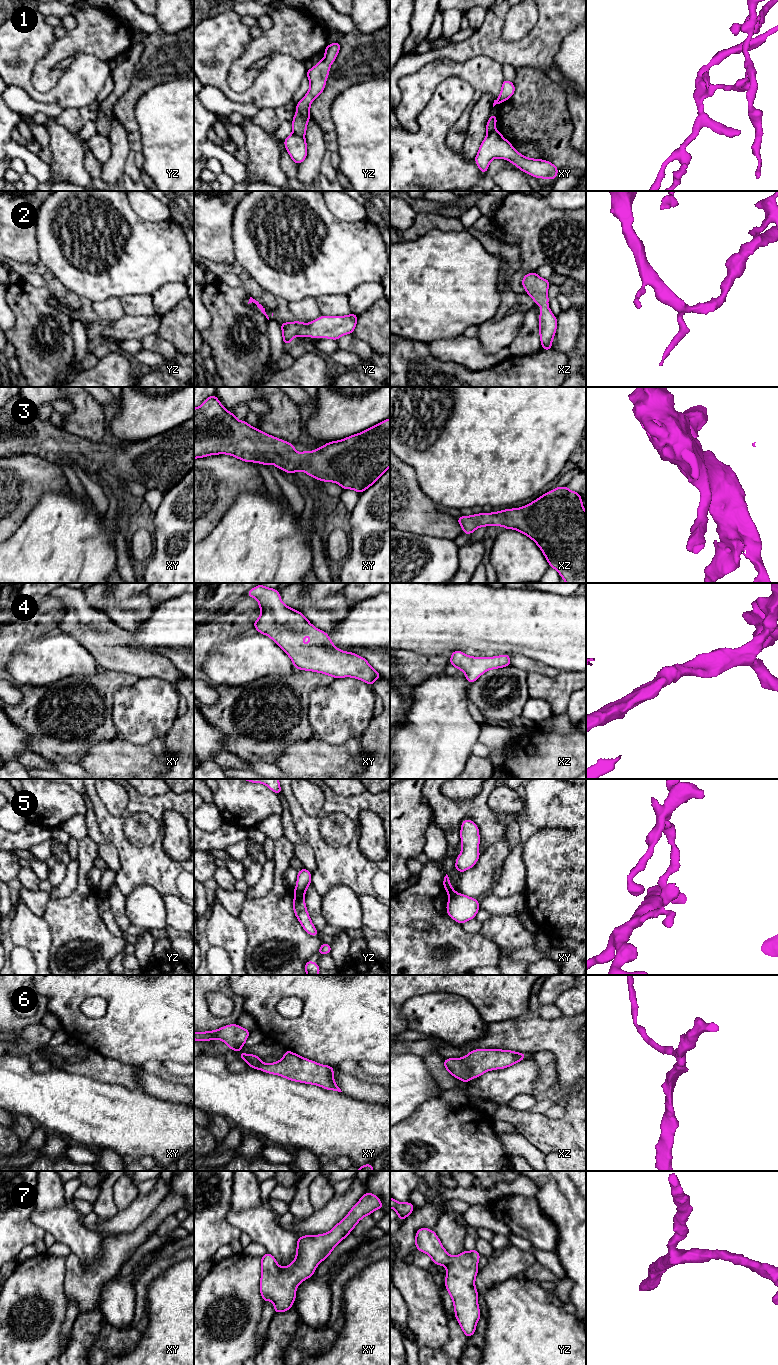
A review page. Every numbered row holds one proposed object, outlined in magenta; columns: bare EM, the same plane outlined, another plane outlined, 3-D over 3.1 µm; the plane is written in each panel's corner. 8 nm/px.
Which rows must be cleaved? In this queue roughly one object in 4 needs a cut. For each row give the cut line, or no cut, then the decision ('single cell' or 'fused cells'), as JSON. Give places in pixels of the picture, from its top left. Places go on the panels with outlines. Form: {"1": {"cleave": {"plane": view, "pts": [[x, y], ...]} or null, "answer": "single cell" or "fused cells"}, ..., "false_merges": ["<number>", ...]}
{"1": {"cleave": {"plane": "yz", "pts": [[292, 132], [303, 136]]}, "answer": "fused cells"}, "2": {"cleave": null, "answer": "single cell"}, "3": {"cleave": null, "answer": "single cell"}, "4": {"cleave": null, "answer": "single cell"}, "5": {"cleave": {"plane": "yz", "pts": [[295, 894], [303, 899]]}, "answer": "fused cells"}, "6": {"cleave": null, "answer": "single cell"}, "7": {"cleave": null, "answer": "single cell"}, "false_merges": ["1", "5"]}

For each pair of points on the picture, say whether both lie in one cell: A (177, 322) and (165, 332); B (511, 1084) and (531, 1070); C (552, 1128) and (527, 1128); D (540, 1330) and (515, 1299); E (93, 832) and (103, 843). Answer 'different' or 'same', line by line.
A: same
B: same
C: same
D: same
E: same

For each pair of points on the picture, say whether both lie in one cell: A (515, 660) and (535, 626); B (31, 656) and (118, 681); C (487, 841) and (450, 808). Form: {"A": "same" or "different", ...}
{"A": "different", "B": "different", "C": "same"}

